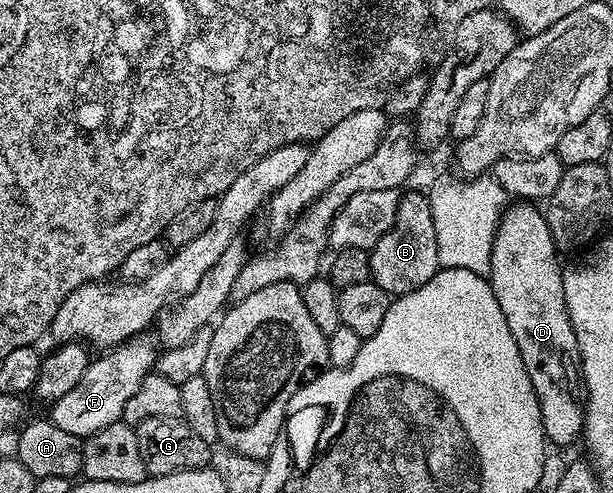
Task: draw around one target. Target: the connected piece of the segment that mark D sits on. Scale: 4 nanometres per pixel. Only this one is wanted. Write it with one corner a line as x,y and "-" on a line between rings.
515,201
504,210
495,231
489,282
505,321
509,321
513,341
521,349
529,381
533,381
546,442
567,447
583,434
585,403
575,396
581,391
579,350
565,305
560,256
549,233
546,214
535,207
538,206
531,201

